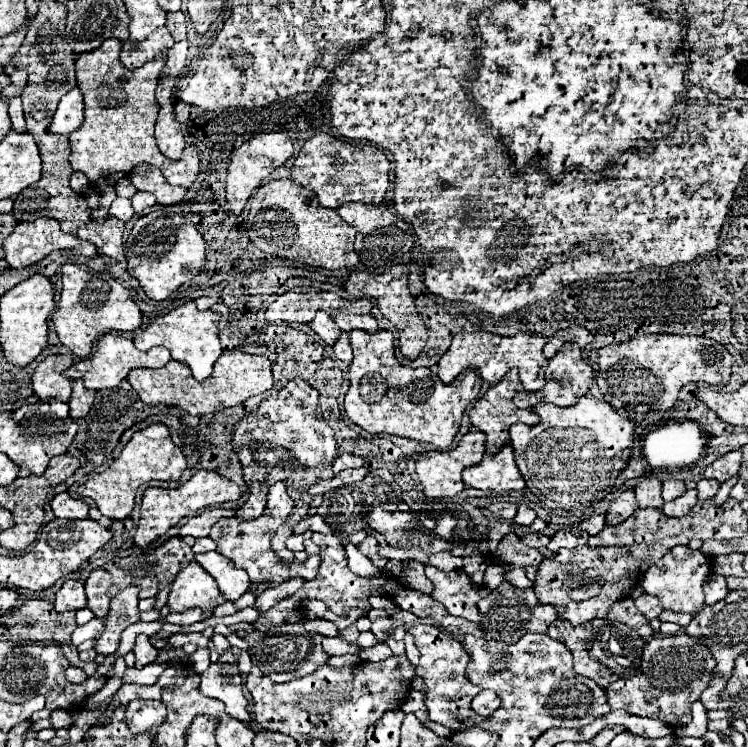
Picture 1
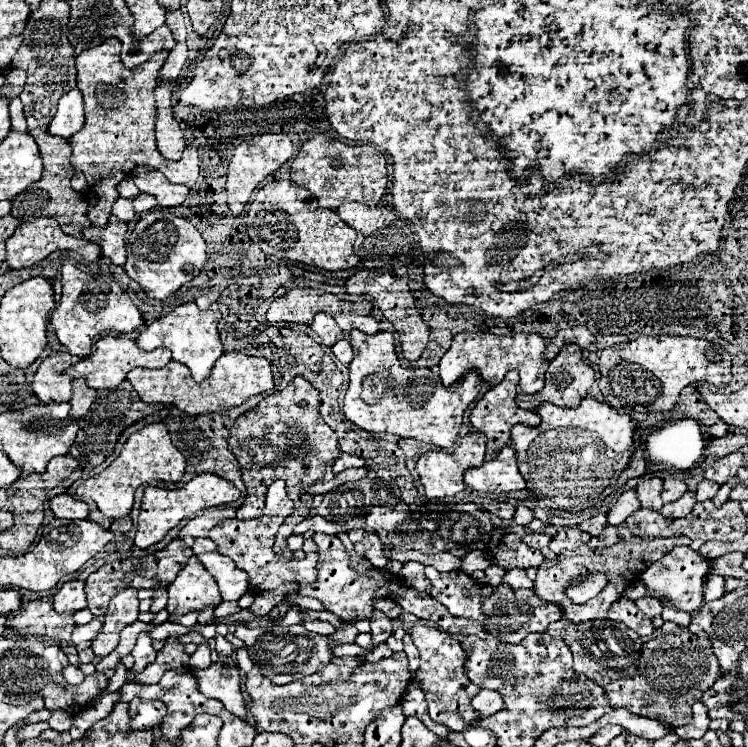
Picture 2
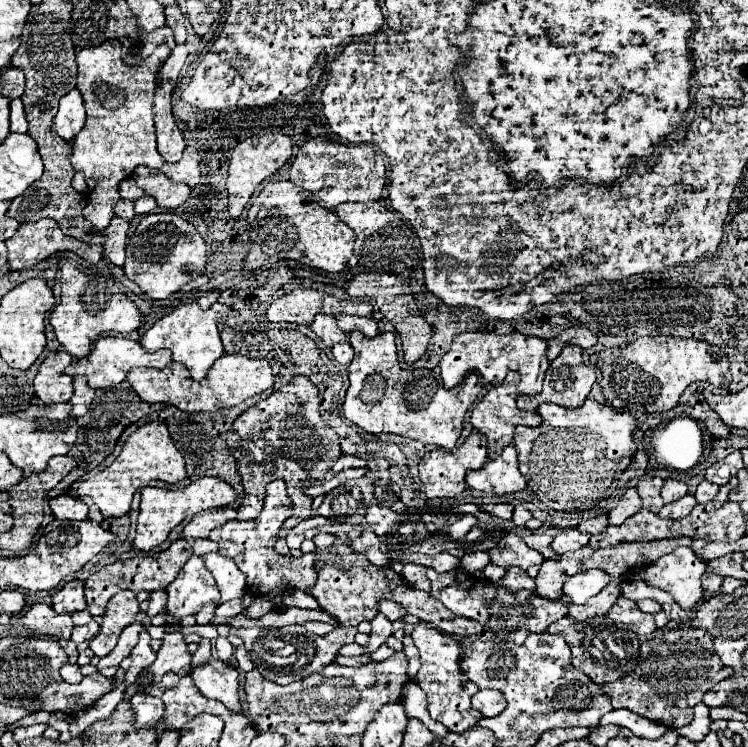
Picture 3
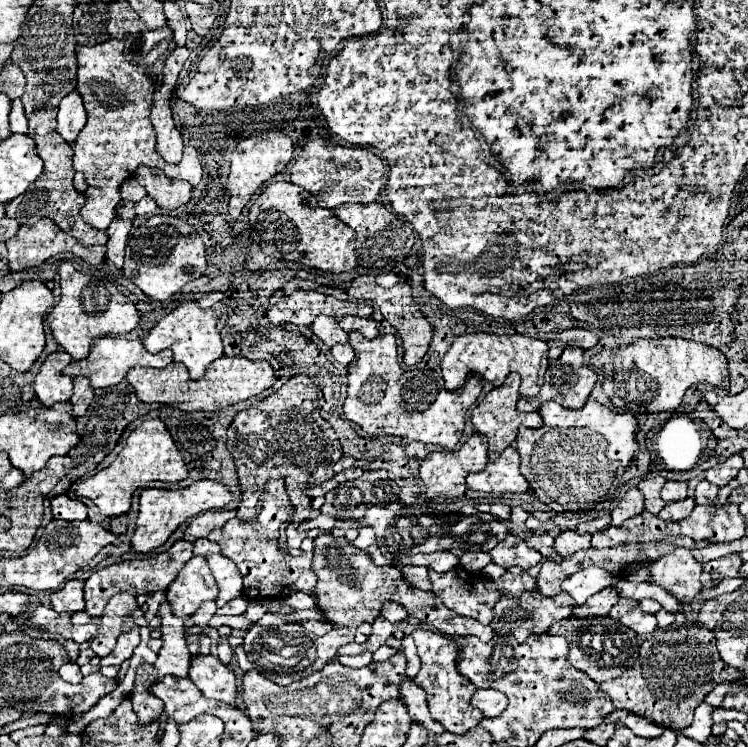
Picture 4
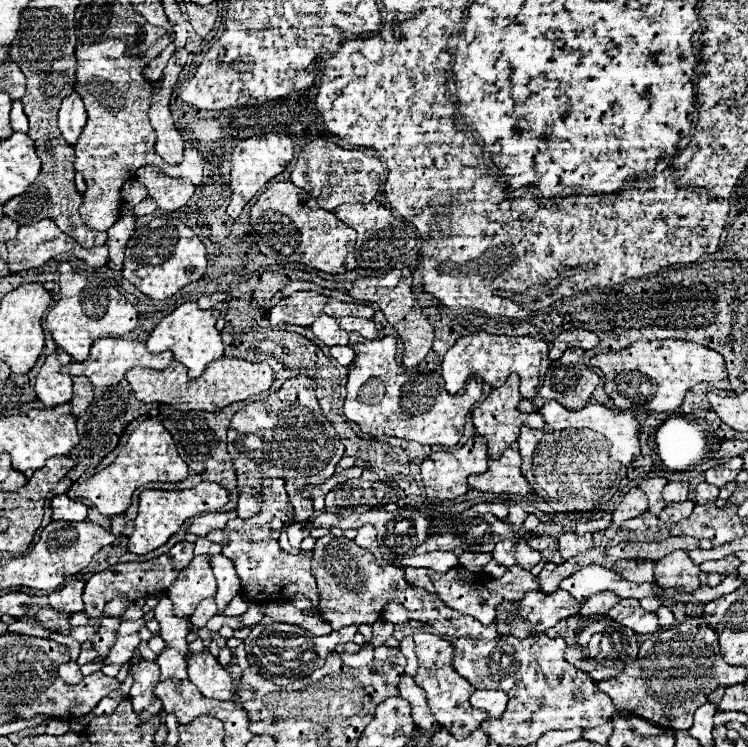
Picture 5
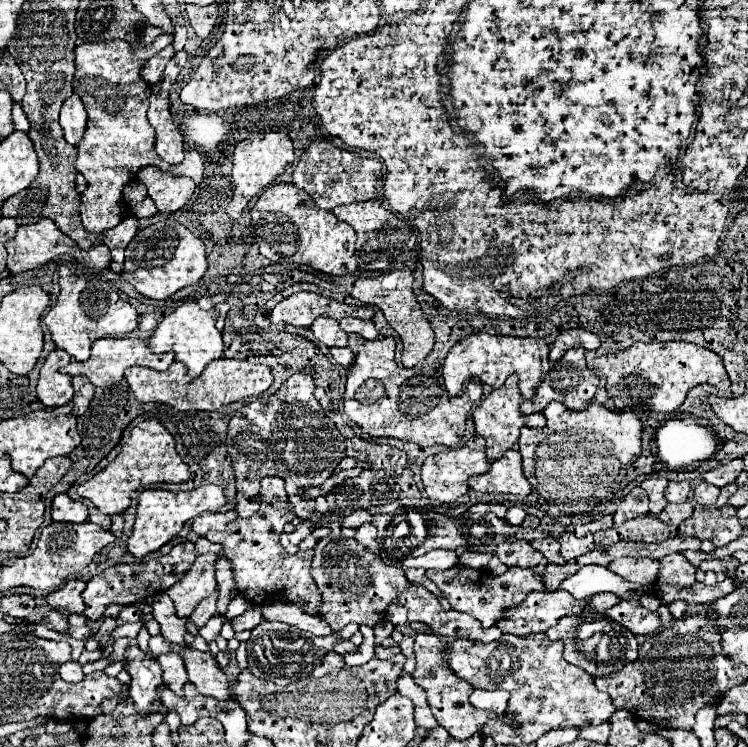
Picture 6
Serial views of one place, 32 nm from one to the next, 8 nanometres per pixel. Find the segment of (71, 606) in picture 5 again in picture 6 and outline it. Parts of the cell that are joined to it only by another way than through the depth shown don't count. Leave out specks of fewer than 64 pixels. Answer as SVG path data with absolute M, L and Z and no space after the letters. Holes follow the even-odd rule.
M70 578L64 586L50 592L46 596L46 600L54 610L58 610L66 616L82 614L84 612L84 602L82 602L84 586L86 586L86 582L82 578Z

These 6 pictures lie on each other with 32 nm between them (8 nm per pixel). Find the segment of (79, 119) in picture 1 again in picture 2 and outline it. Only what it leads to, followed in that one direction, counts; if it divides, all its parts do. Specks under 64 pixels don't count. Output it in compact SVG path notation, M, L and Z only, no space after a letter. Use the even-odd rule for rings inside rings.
M78 88L64 94L58 102L58 112L50 124L50 132L56 136L62 136L70 140L72 134L76 134L84 124L84 102Z

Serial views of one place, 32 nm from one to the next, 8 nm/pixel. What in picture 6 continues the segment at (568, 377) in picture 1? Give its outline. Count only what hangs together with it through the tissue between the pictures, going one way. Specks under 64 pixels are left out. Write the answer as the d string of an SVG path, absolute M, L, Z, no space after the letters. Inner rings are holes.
M584 348L568 350L566 356L552 366L552 370L546 374L544 382L536 388L534 398L532 398L532 400L524 400L522 406L520 406L520 410L522 410L524 414L536 414L536 412L542 412L542 410L546 408L546 404L552 402L552 400L562 402L562 404L564 404L566 408L570 408L570 410L586 410L588 404L592 402L596 390L598 390L598 378L596 378L596 374L586 366L584 352L586 352Z

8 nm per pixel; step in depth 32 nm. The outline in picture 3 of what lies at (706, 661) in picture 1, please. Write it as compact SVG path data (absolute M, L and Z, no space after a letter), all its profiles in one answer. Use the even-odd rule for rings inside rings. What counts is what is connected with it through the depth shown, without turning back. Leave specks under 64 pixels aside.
M660 628L652 634L652 638L642 642L636 670L612 684L602 684L602 690L612 700L614 708L626 708L648 720L660 722L666 728L678 730L692 722L694 706L702 702L702 696L720 680L730 678L732 672L732 668L724 668L720 662L714 652L712 636L706 636L706 632L690 630L688 638L684 638L684 634L682 638L672 638L672 630Z

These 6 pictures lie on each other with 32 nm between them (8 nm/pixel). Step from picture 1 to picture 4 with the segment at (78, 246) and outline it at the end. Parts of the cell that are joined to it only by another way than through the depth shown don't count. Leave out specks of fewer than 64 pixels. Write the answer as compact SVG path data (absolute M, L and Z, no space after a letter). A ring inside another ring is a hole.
M42 218L40 222L32 224L32 226L20 226L18 234L14 238L10 238L6 242L6 246L8 246L8 266L10 266L12 272L20 272L20 270L28 270L28 268L40 266L42 262L46 262L48 258L55 257L60 252L72 252L74 256L86 260L92 266L102 264L104 258L106 258L106 246L84 248L82 244L78 244L78 240L74 240L68 234L64 234L50 218Z

